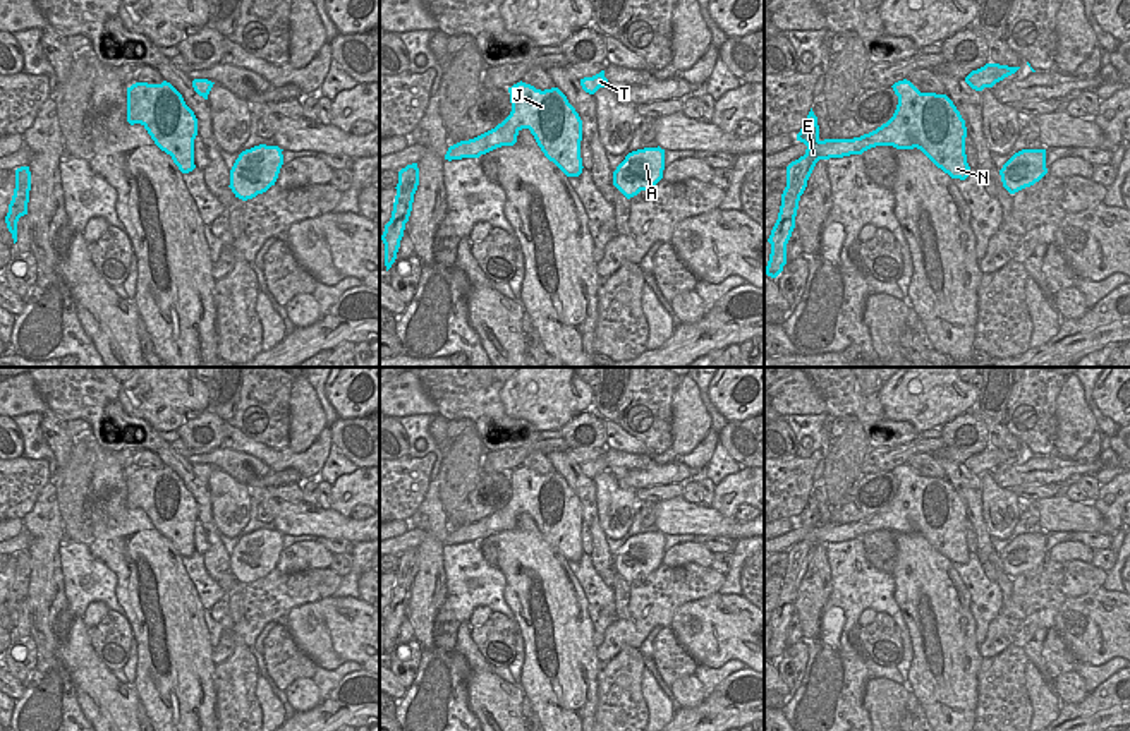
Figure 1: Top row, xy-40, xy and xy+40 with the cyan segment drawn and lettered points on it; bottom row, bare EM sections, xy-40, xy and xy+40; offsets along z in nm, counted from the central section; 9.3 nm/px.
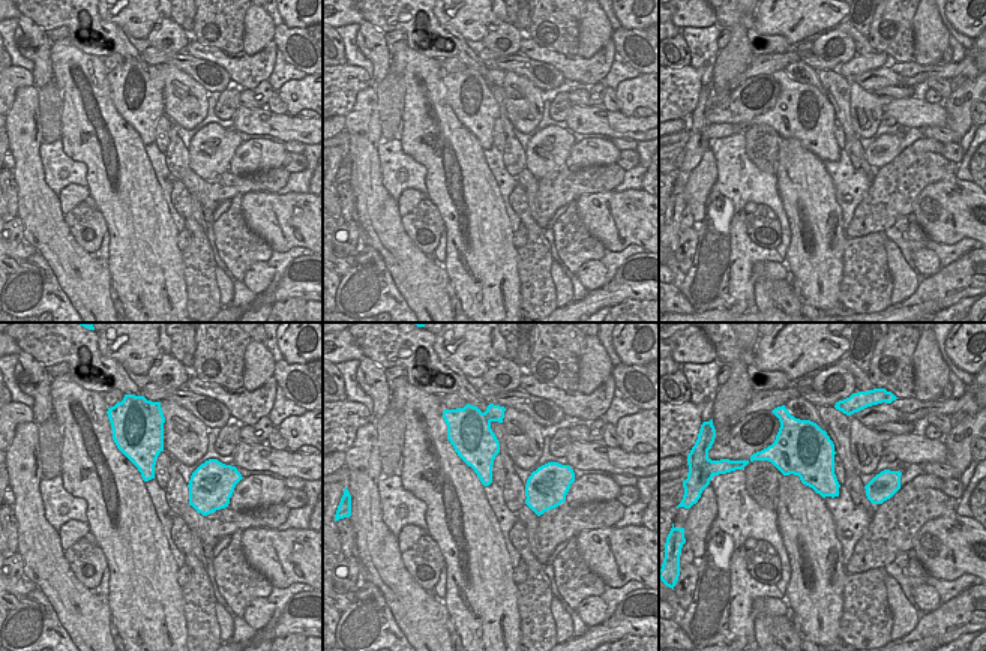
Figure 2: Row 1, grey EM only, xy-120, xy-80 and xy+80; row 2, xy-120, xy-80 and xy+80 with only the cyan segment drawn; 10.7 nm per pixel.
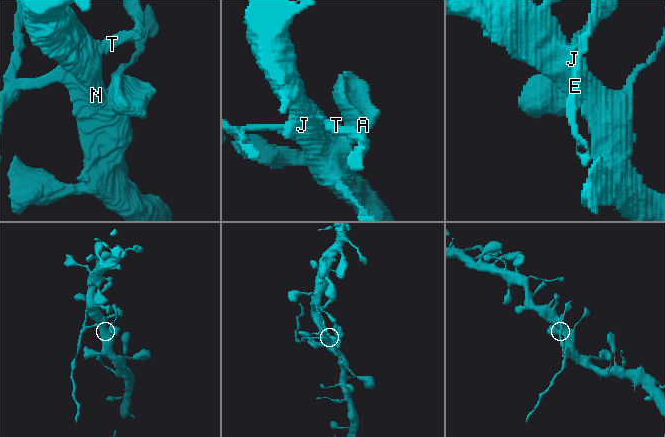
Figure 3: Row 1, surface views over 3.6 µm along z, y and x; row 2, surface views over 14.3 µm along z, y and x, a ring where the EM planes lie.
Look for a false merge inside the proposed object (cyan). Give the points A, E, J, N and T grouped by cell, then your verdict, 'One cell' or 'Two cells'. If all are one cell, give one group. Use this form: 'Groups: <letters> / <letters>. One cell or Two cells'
Groups: A J N T / E. Two cells

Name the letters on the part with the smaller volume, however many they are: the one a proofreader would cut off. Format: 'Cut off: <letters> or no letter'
Cut off: E

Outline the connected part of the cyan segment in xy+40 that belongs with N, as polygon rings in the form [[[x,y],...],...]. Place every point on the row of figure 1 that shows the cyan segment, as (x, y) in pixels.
[[[907,79],[891,88],[898,96],[893,117],[860,137],[872,148],[917,148],[951,178],[965,180],[970,170],[965,154],[967,127],[953,101],[946,94],[920,93]]]

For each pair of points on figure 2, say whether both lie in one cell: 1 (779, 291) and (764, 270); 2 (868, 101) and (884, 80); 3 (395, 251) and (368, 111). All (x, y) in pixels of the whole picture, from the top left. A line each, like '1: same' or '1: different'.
1: different
2: different
3: same

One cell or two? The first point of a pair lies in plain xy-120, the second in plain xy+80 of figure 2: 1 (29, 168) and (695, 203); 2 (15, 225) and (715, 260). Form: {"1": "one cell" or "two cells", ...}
{"1": "one cell", "2": "two cells"}

